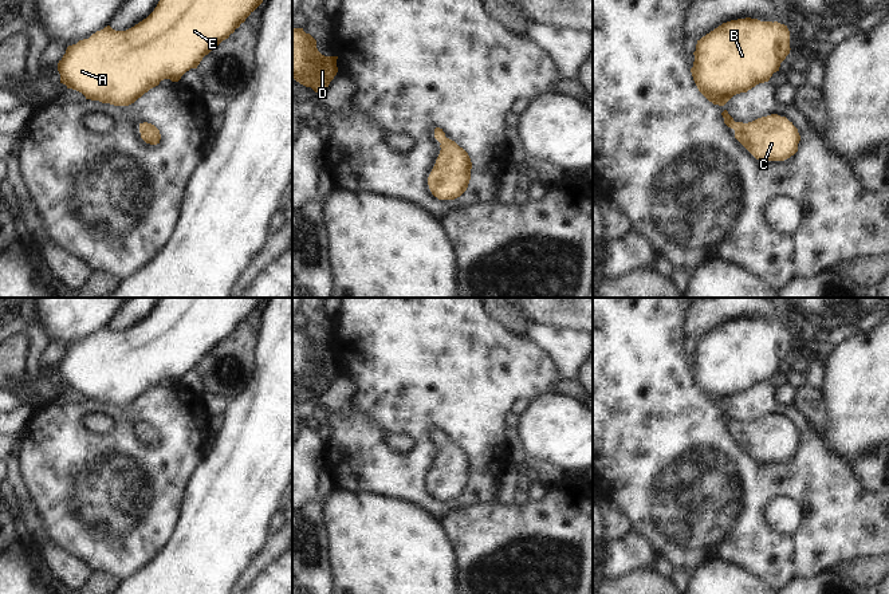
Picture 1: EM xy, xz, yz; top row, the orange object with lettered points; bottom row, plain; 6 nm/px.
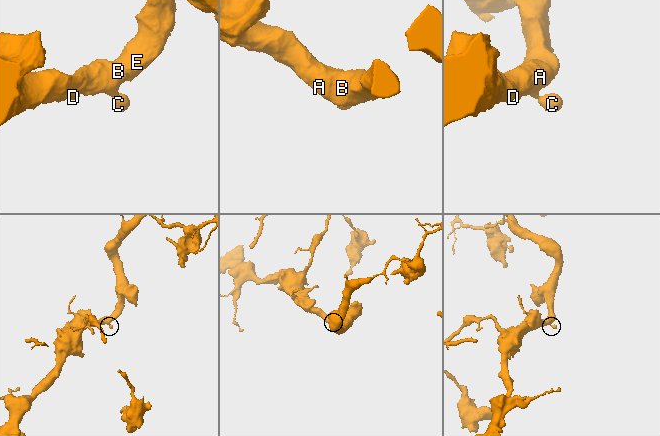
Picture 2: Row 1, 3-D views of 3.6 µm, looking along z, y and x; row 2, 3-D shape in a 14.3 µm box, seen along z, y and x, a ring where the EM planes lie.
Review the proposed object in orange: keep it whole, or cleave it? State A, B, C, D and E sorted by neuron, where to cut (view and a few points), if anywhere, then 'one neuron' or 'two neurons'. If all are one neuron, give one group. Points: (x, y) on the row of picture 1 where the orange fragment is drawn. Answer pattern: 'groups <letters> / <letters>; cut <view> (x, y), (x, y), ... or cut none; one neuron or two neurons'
groups A B C D E; cut none; one neuron

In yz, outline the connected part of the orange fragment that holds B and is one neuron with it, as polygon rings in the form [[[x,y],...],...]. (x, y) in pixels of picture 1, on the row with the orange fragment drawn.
[[[751,17],[731,20],[697,40],[691,72],[699,91],[713,105],[724,106],[733,95],[768,82],[790,50],[787,25]]]

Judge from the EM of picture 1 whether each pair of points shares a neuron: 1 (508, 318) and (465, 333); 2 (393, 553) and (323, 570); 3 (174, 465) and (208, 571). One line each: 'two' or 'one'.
1: two
2: two
3: two

